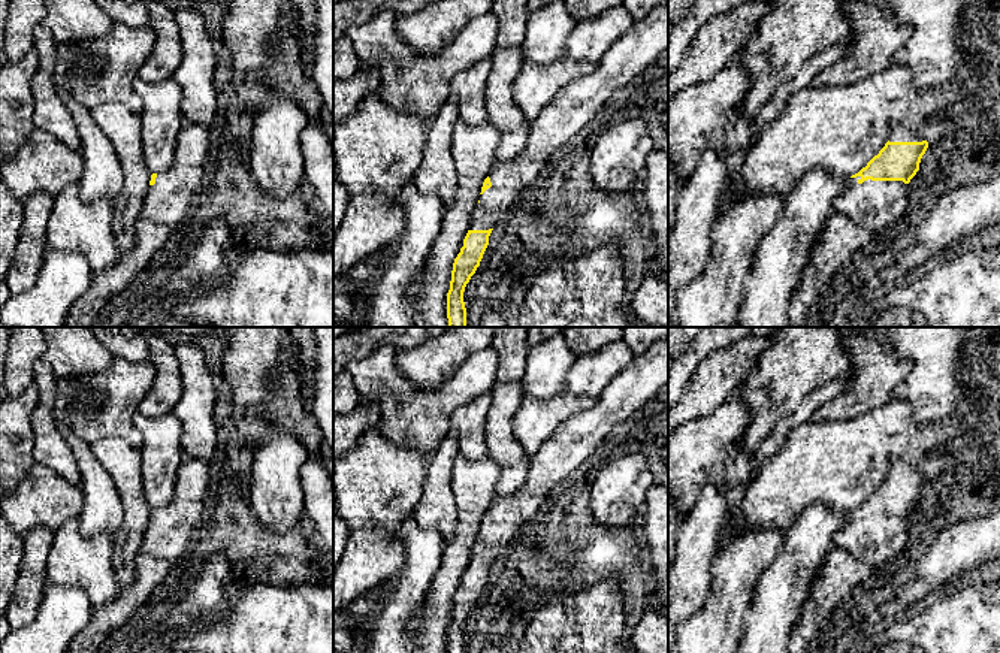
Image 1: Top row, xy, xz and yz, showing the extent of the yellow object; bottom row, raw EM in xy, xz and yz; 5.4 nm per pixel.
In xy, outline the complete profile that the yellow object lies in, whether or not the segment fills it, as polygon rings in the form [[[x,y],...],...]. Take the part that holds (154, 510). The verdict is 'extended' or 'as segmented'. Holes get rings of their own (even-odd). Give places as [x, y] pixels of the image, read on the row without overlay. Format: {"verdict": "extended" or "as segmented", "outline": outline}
{"verdict": "extended", "outline": [[[184,457],[178,469],[173,498],[167,505],[151,510],[151,522],[146,527],[143,539],[139,544],[139,551],[151,554],[157,559],[170,562],[179,560],[190,548],[193,530],[200,524],[208,486],[209,463],[199,459]]]}

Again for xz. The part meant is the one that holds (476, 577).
{"verdict": "extended", "outline": [[[668,338],[653,342],[643,354],[634,356],[631,365],[604,389],[590,409],[561,424],[531,457],[525,483],[508,496],[493,502],[483,517],[480,535],[471,550],[469,565],[453,598],[450,625],[447,628],[447,653],[466,653],[463,626],[480,601],[492,565],[514,541],[519,530],[538,514],[547,495],[596,453],[614,426],[631,418],[667,384]]]}

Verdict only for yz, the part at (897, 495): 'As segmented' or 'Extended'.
Extended

